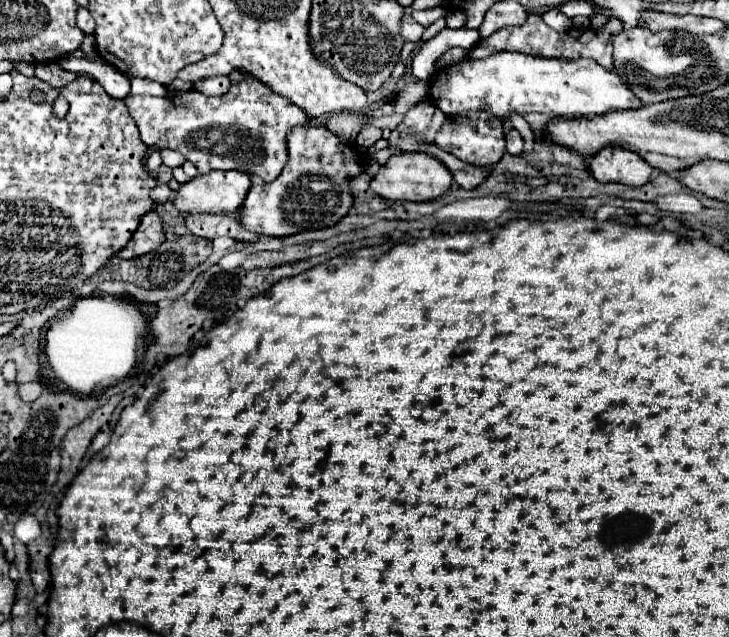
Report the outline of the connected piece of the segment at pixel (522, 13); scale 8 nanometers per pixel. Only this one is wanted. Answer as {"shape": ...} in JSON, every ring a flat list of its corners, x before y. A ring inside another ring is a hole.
{"shape":[[500,1,486,13,482,25,478,27,478,33,482,37,490,37,504,27,520,27,526,23,526,19,528,11,518,1]]}

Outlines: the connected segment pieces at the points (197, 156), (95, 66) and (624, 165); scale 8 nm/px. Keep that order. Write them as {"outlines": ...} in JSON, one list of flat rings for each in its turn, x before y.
{"outlines":[[[234,73,232,89,224,97,204,97,202,93,188,91,188,93,178,93,178,95,164,95,164,97,154,97,154,95,128,95,124,103,130,109,132,119,136,121,136,127,140,131,140,139,148,147,158,147,158,149,176,149,180,151,188,161,194,163,194,167,200,171,200,175,212,171,212,169,222,169,222,171,244,171,248,175,256,175,262,181,270,183,274,181,286,161,288,161,288,151,284,151,284,135,288,135,288,129,294,125,306,123,306,113,296,109,296,105,288,105,284,97,276,97,272,89,266,85,260,85,254,77,248,77,244,73]],[[66,55,62,59,56,61,64,71,74,71,78,75,88,75,92,79,96,79,110,97,114,99,124,99,130,93,130,79,120,73,118,69,114,69,112,65,104,63,102,59,98,61,88,61,88,59,78,59,74,55]],[[602,149,590,161,590,173,600,183,622,183,628,187,640,187,650,181,652,167,644,165,636,153,628,149]]]}

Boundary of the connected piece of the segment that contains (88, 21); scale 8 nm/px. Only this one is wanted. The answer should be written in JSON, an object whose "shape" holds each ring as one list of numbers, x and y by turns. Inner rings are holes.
{"shape":[[84,7,78,9,78,21,76,21,76,25,80,27,80,31,82,31,84,35,92,35,92,33,94,33,94,27,96,27,94,21,92,21,90,11,84,9]]}

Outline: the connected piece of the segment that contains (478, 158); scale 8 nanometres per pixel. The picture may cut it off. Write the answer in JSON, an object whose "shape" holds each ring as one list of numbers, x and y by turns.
{"shape":[[456,115,456,117,446,117,442,129,436,135,436,147,440,147,446,153,452,153,464,163,470,165,496,165,502,155,506,153,506,141,504,141,504,131,502,131,502,121,496,117,494,121,486,119,468,119,466,115]]}

